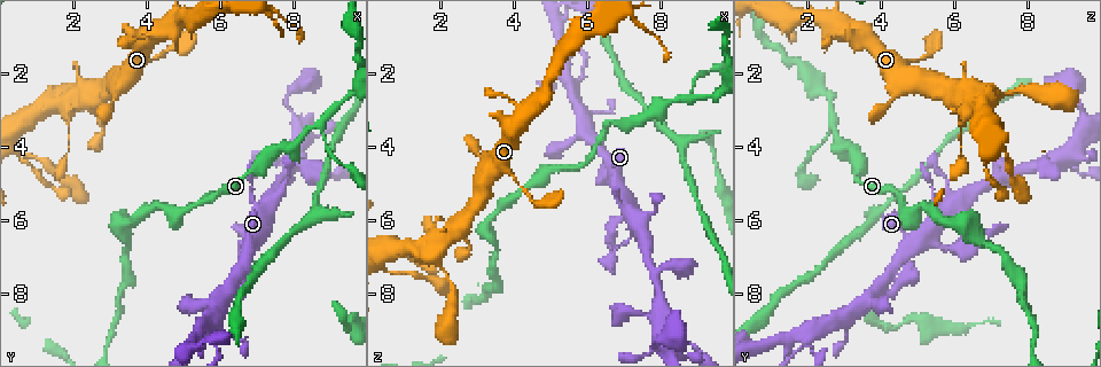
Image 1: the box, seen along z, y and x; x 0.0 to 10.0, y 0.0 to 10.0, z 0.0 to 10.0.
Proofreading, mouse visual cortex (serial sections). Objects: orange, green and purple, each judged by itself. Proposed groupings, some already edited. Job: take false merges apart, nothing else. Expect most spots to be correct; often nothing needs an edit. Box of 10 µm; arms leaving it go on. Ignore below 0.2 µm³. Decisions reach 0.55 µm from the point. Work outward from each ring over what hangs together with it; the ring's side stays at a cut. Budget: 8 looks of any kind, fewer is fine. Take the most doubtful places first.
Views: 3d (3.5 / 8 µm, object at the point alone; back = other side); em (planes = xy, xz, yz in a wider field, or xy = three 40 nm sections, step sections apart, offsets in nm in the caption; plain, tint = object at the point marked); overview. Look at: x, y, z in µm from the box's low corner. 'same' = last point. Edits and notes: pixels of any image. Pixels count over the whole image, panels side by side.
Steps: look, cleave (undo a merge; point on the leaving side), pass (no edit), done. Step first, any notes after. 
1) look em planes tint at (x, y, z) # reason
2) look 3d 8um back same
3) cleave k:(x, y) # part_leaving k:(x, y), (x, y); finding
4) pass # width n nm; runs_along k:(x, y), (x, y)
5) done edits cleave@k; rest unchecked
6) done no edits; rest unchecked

look 3d 3.5um at (8.70, 3.50, 2.75) # side arm on a straight run

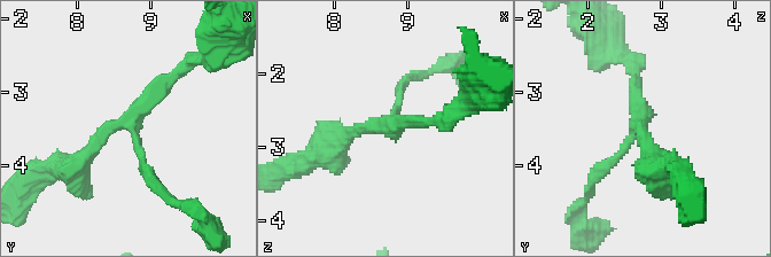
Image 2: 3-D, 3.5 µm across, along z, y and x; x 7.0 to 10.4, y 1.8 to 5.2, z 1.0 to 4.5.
look em xy step 5 tint at (8.65, 3.40, 2.70) # arms 3; arm_widths 150, 200, 300 nm; shape alone is not enough

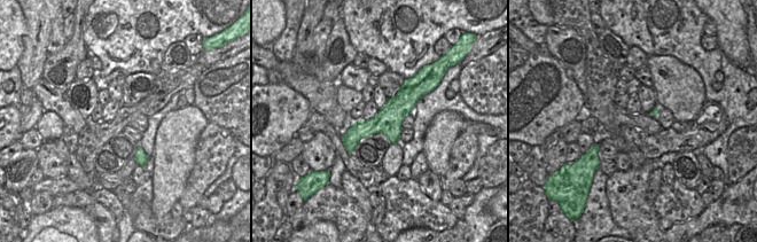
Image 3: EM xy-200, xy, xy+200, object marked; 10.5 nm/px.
pass # runs_along 3:(408, 82), (408, 94), (350, 149); all the same cell

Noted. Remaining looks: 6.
look 3d 3.5um at (3.35, 6.00, 6.15) # abrupt turn

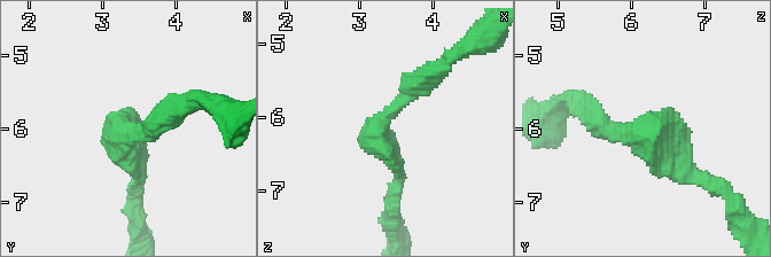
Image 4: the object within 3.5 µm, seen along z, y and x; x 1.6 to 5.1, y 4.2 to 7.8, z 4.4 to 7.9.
look em planes tint at (3.25, 6.05, 6.10)

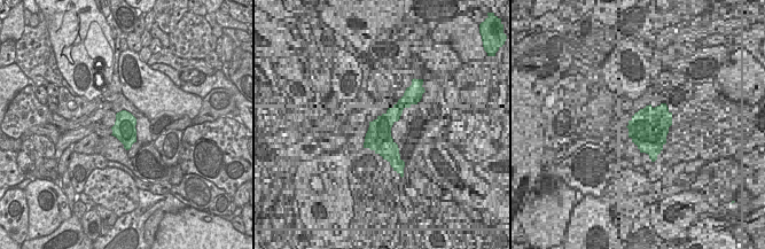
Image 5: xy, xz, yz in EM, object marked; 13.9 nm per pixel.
look em xy step 3 tint same # cut it another way

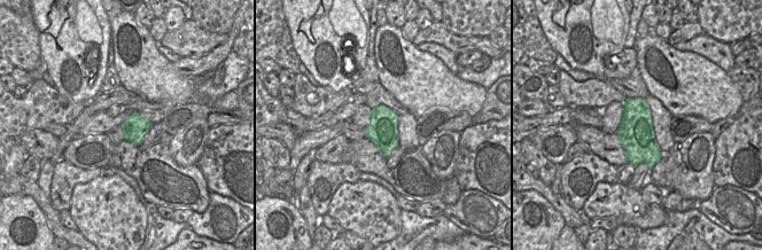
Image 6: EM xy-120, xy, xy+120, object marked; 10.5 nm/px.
pass # runs_along 4:(589, 109), (691, 176); continuous, no second cell

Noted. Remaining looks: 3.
look 3d 8um back at (5.35, 9.15, 2.10)

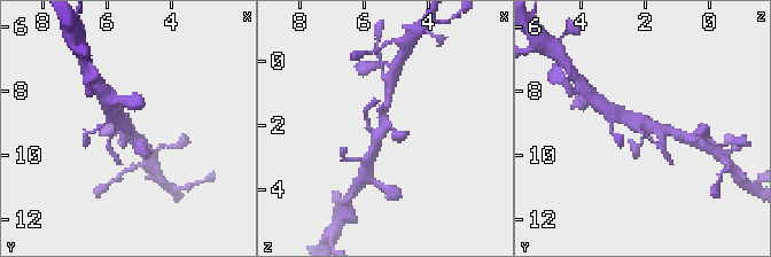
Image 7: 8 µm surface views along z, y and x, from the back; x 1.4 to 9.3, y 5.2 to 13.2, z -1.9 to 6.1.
look 3d 3.5um same

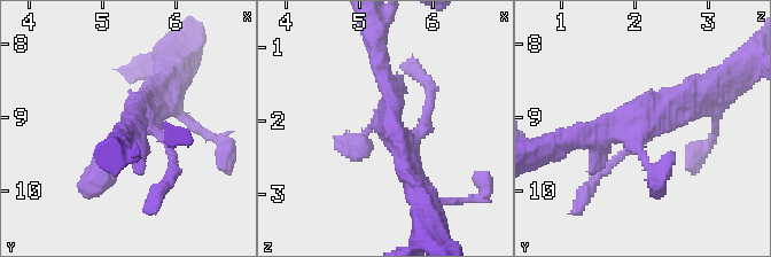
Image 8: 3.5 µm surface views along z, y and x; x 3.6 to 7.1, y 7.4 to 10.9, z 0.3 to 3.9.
pass # arm_widths 150, 150, 250, 300 nm; runs_along 8:(698, 92), (643, 124), (571, 138); continuous, no second cell

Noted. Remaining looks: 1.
done no edits; rest unchecked

